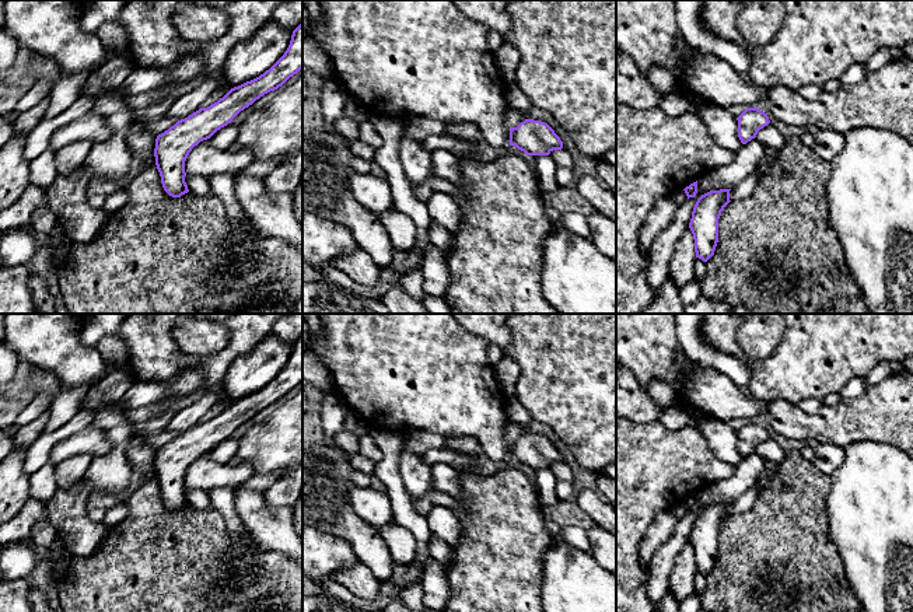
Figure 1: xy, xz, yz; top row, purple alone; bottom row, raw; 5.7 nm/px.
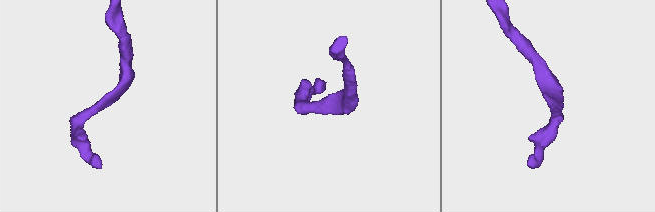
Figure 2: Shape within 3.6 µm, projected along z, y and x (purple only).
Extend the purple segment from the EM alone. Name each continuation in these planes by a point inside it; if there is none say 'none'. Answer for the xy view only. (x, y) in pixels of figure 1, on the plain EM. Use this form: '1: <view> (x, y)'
none

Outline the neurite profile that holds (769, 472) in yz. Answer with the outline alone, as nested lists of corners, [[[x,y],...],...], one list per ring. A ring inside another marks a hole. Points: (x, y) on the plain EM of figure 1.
[[[776,464],[765,465],[765,468],[759,476],[759,480],[756,483],[760,487],[760,490],[763,490],[766,486],[770,485],[770,482],[776,478],[777,471],[779,471],[779,465],[776,465]]]

